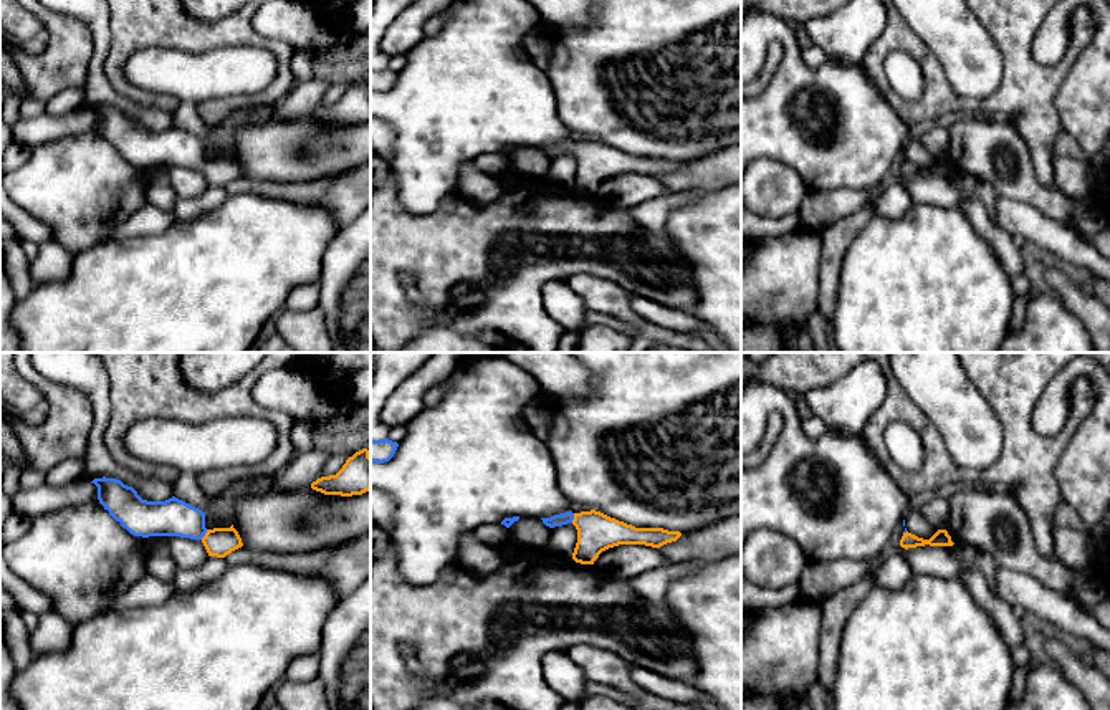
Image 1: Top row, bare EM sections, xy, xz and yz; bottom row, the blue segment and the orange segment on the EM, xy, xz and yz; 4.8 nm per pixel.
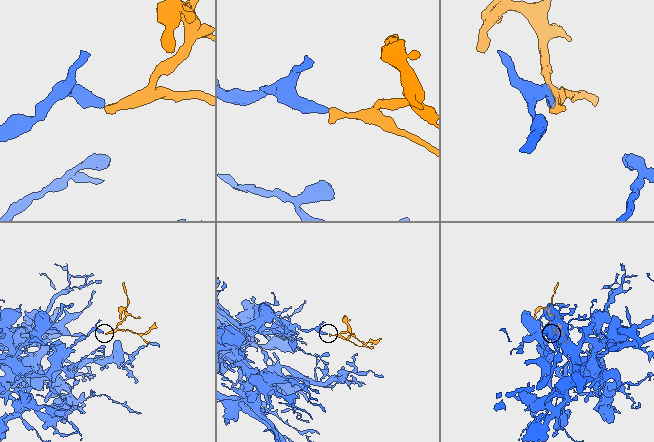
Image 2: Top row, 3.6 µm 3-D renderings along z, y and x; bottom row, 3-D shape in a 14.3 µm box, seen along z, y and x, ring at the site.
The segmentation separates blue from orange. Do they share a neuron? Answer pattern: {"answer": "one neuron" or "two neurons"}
{"answer": "one neuron"}

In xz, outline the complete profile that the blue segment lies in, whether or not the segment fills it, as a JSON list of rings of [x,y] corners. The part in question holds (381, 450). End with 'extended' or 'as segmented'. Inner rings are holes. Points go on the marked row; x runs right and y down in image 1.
[[[389,439],[371,440],[371,462],[377,463],[389,462],[394,457],[397,447],[399,444]]]; as segmented

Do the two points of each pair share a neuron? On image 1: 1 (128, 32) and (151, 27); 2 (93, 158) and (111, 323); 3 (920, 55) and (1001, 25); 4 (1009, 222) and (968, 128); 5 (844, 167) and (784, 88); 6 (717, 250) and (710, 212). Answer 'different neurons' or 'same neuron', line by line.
1: same neuron
2: different neurons
3: same neuron
4: different neurons
5: same neuron
6: same neuron

